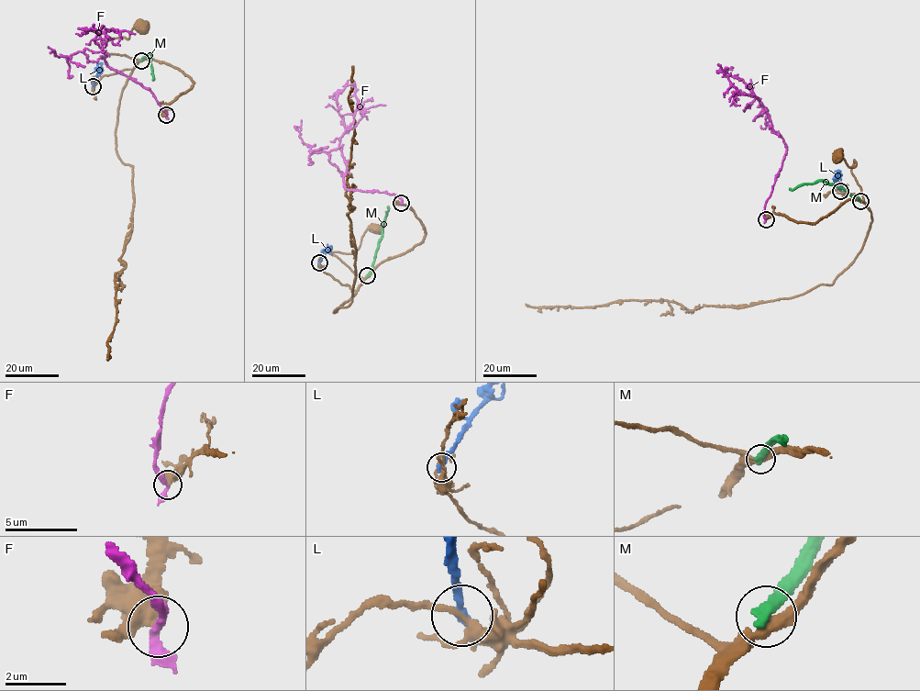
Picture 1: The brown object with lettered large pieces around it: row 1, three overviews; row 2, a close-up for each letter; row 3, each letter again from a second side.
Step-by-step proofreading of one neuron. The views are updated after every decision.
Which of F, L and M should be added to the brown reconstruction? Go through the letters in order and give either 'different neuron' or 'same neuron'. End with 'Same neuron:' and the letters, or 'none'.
F: different neuron
L: different neuron
M: different neuron
Same neuron: none

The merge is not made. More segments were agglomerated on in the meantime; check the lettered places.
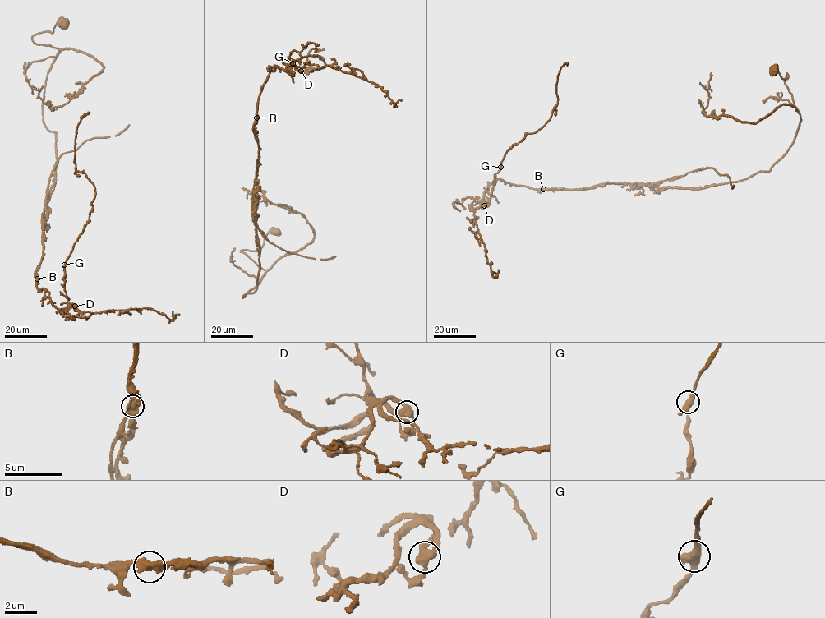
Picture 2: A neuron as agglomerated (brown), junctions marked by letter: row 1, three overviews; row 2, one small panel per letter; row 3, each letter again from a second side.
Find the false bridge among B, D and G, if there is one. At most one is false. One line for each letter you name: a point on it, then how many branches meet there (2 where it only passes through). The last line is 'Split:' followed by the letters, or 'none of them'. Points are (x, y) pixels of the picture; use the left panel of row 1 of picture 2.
B: (37, 279) | 3
Split: B

